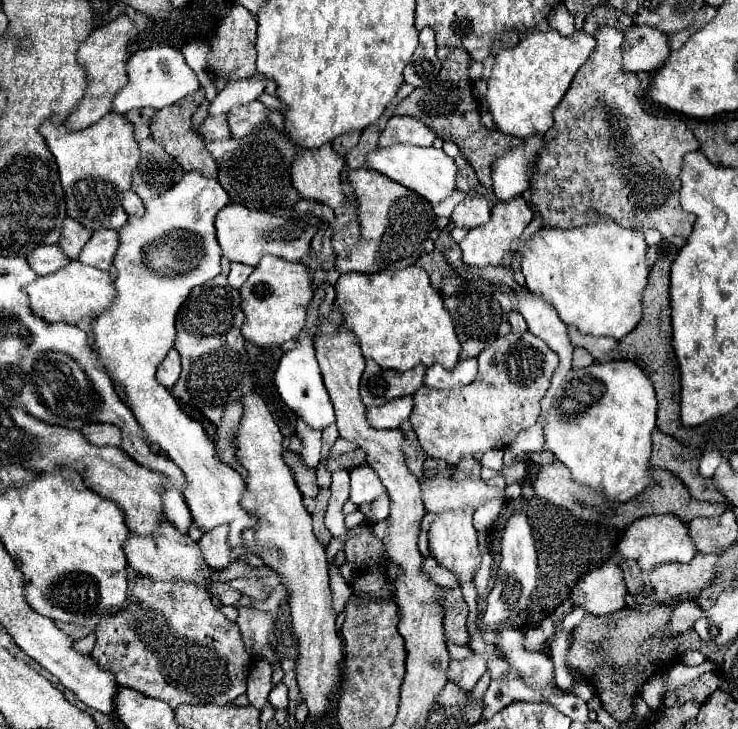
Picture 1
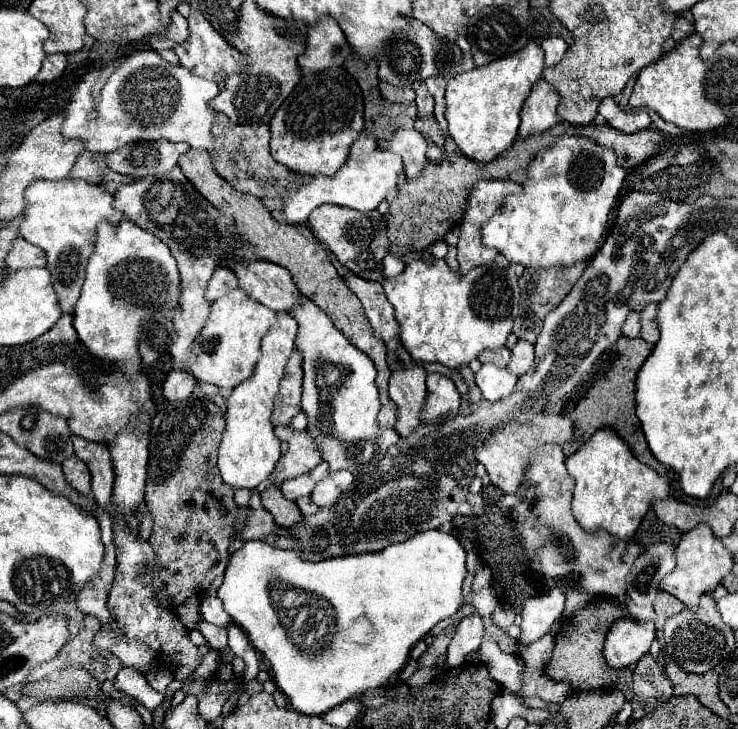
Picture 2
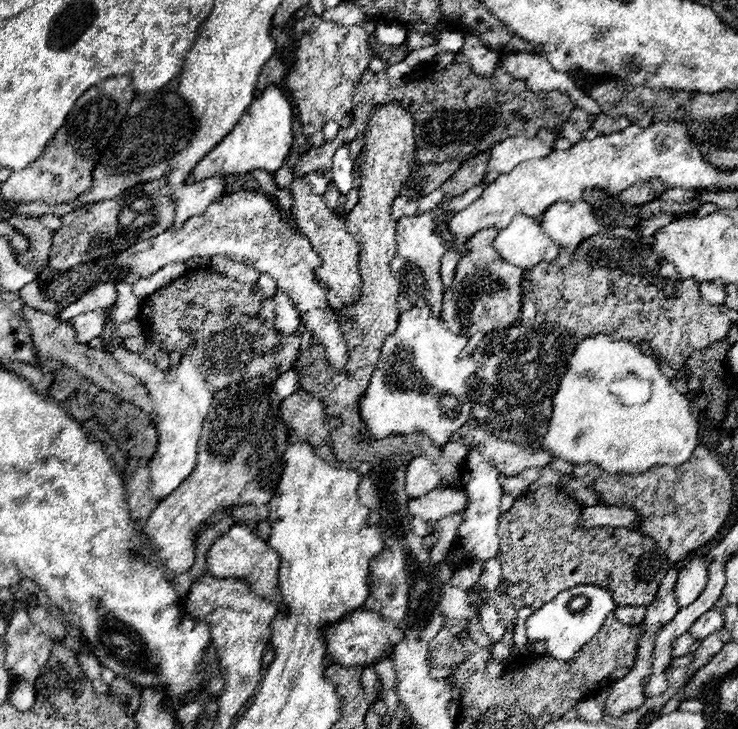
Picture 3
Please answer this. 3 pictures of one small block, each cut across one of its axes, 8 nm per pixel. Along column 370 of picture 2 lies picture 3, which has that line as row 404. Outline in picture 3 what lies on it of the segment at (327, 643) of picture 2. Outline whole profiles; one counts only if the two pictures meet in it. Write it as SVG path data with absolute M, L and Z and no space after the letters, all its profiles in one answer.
M604 332L586 336L576 344L568 360L568 370L552 400L554 410L542 448L554 452L554 456L568 460L574 466L594 464L606 472L640 474L652 466L684 464L698 446L698 422L690 414L690 398L683 394L689 400L688 404L688 400L676 390L674 380L670 382L670 378L660 372L658 364L644 356L632 342L612 340Z

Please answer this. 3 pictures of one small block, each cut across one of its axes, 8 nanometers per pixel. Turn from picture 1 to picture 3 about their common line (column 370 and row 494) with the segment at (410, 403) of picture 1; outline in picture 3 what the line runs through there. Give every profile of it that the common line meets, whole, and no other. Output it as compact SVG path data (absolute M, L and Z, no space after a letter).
M418 456L408 464L406 470L406 494L408 498L420 498L440 482L440 472L436 466L426 458Z

